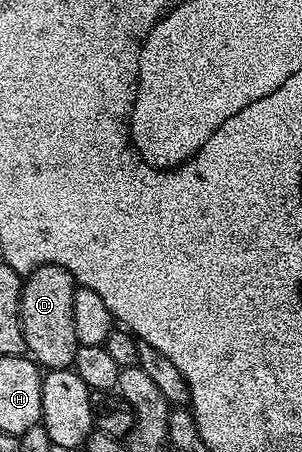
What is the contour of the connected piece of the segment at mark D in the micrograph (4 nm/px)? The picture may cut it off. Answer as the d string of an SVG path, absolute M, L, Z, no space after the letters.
M43 266L24 278L24 287L20 293L22 336L32 361L45 371L69 369L75 360L76 350L81 346L78 336L74 336L74 292L77 285L72 274L61 266Z

